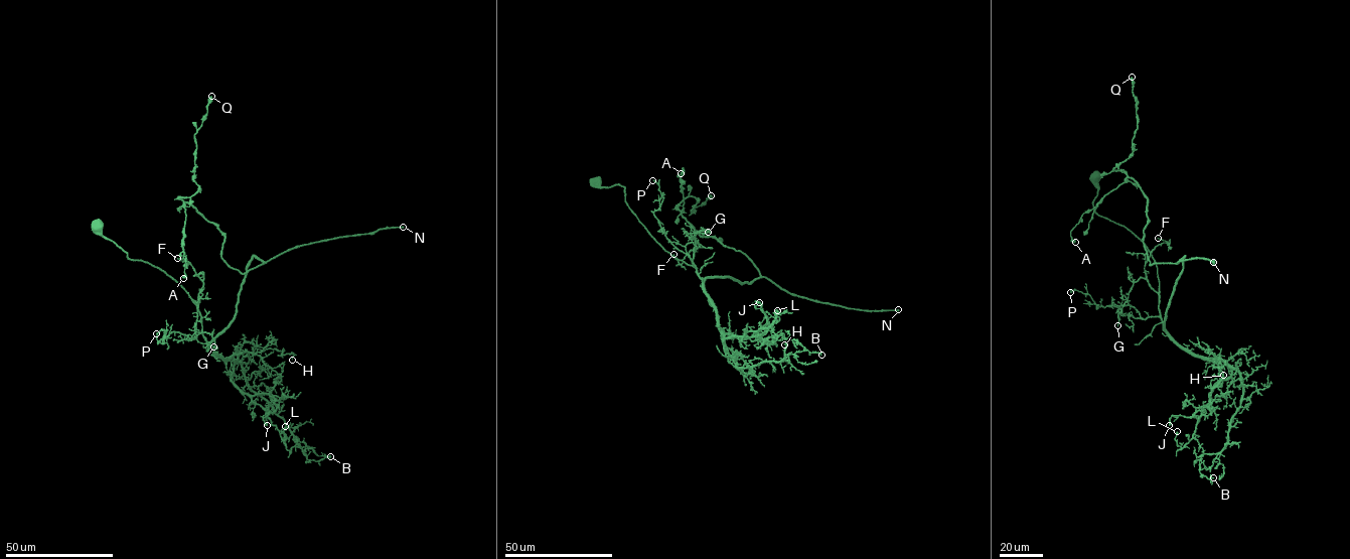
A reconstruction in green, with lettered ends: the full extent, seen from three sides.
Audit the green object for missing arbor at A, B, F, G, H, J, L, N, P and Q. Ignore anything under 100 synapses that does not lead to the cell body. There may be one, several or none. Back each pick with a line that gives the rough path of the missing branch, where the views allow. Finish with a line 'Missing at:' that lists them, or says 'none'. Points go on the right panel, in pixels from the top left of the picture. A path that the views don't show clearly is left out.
N: missing branch runs (1213, 262), (1213, 305), (1201, 326), (1122, 355), (1101, 375), (1076, 328), (1076, 307), (1103, 258), (1104, 177)
Missing at: N

